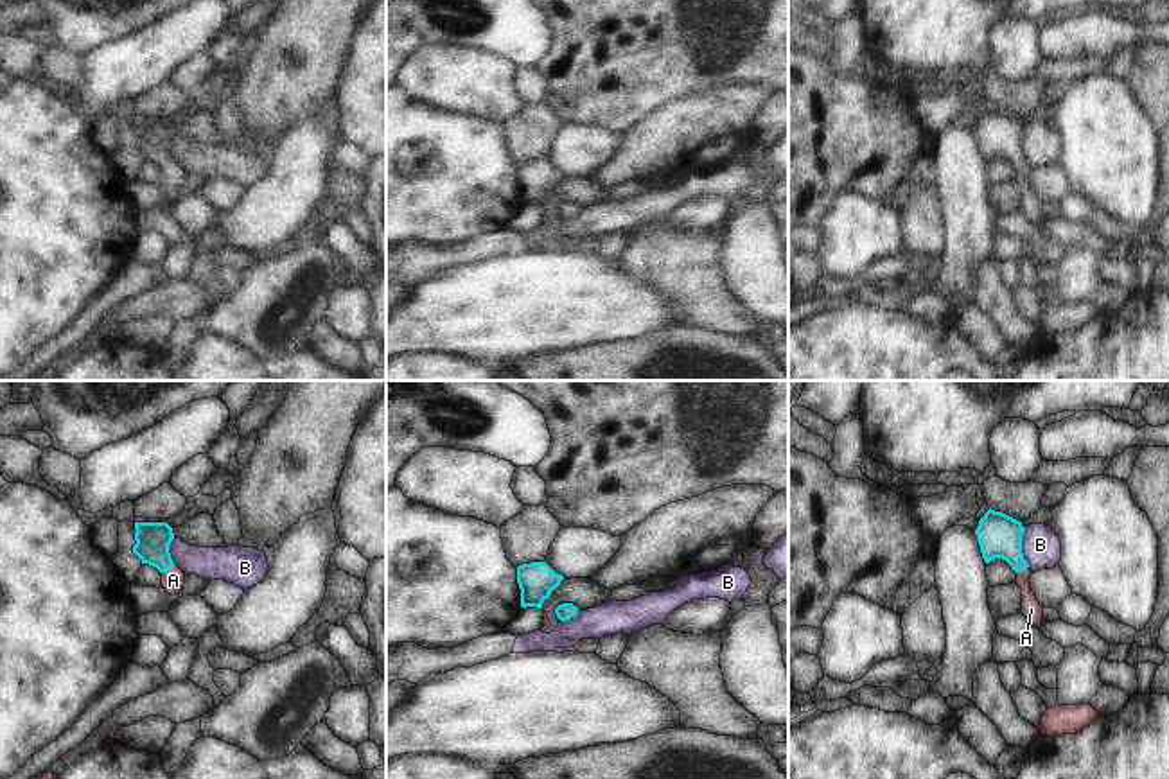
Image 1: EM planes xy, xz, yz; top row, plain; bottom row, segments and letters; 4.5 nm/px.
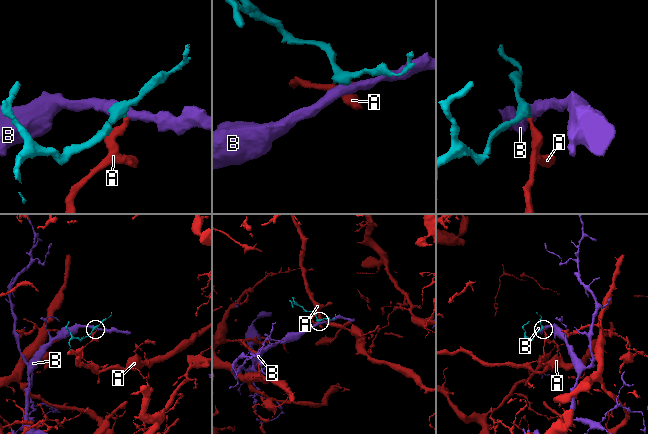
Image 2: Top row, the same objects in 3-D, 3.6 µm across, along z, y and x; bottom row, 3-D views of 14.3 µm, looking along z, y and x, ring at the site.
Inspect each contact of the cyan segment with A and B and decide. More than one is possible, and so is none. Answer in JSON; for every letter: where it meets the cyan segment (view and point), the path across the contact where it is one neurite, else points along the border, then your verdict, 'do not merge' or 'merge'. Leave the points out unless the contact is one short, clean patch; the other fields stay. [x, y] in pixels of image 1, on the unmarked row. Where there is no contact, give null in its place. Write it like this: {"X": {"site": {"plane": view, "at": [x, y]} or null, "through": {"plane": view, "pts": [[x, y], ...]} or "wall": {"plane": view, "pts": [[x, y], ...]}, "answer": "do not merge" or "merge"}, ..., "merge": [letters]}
{"A": {"site": {"plane": "xy", "at": [167, 167]}, "through": {"plane": "xy", "pts": [[153, 137], [153, 148], [167, 167], [173, 178]]}, "answer": "merge"}, "B": {"site": {"plane": "yz", "at": [1020, 146]}, "wall": {"plane": "yz", "pts": [[1024, 126], [1022, 155], [1029, 164]]}, "answer": "do not merge"}, "merge": ["A"]}

